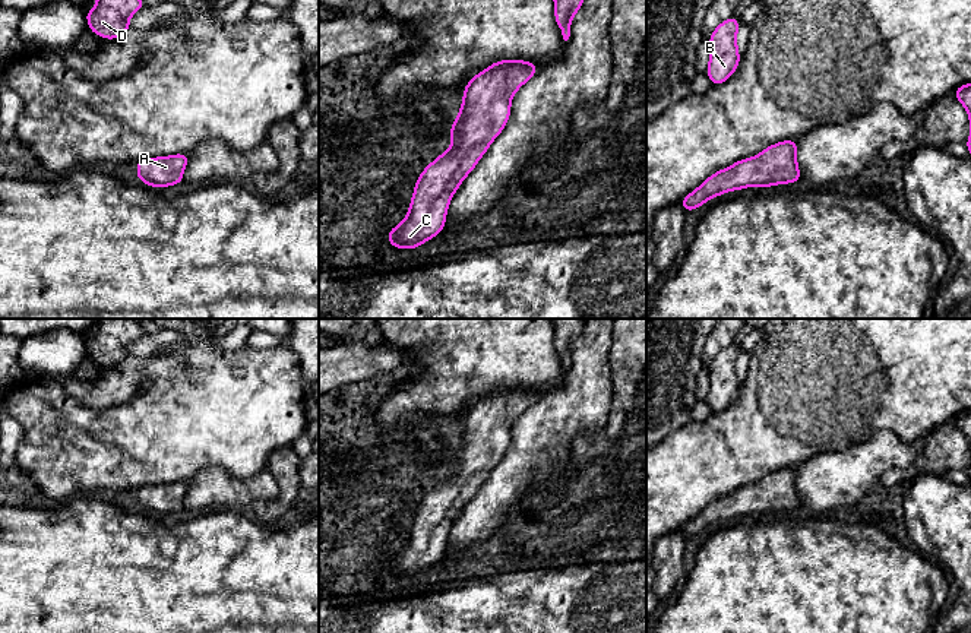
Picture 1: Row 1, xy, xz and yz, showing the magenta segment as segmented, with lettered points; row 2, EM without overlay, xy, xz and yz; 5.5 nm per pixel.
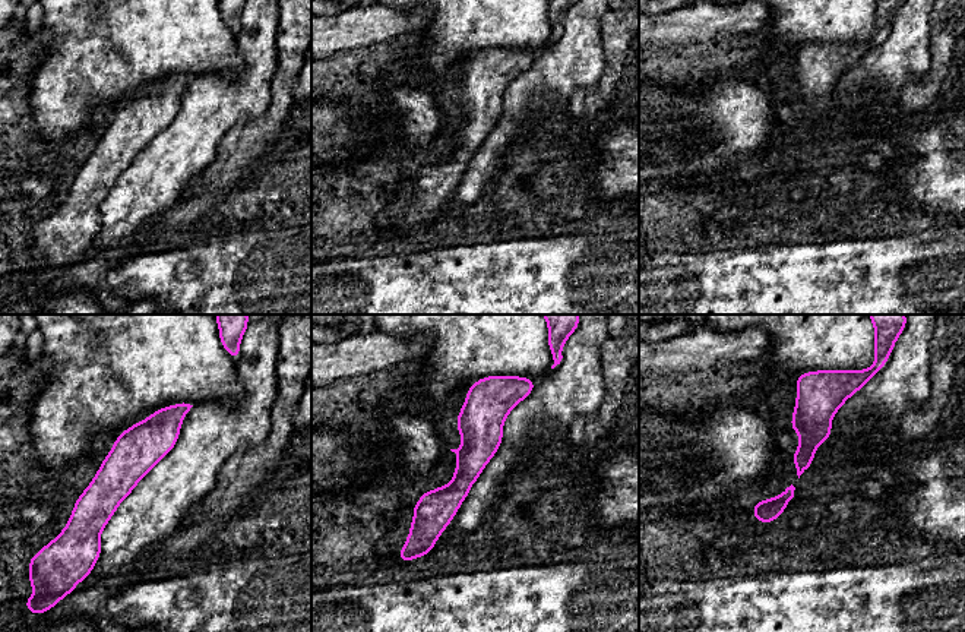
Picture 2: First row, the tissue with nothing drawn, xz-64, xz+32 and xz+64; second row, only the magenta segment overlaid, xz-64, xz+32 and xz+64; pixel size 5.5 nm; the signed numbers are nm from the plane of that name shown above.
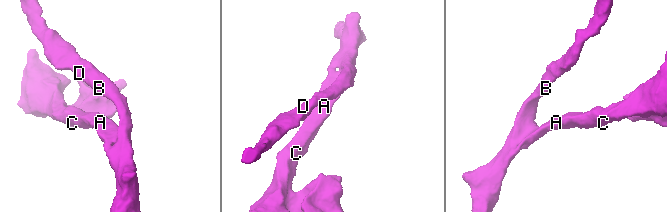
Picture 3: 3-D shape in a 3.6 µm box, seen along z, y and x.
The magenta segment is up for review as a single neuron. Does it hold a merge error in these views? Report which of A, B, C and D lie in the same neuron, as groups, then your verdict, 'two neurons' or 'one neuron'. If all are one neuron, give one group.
A B C D; one neuron

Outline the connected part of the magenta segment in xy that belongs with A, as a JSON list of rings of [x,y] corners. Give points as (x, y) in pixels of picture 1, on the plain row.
[[[187,481],[142,487],[135,491],[137,507],[154,516],[177,513],[184,509],[183,500],[189,487]]]

